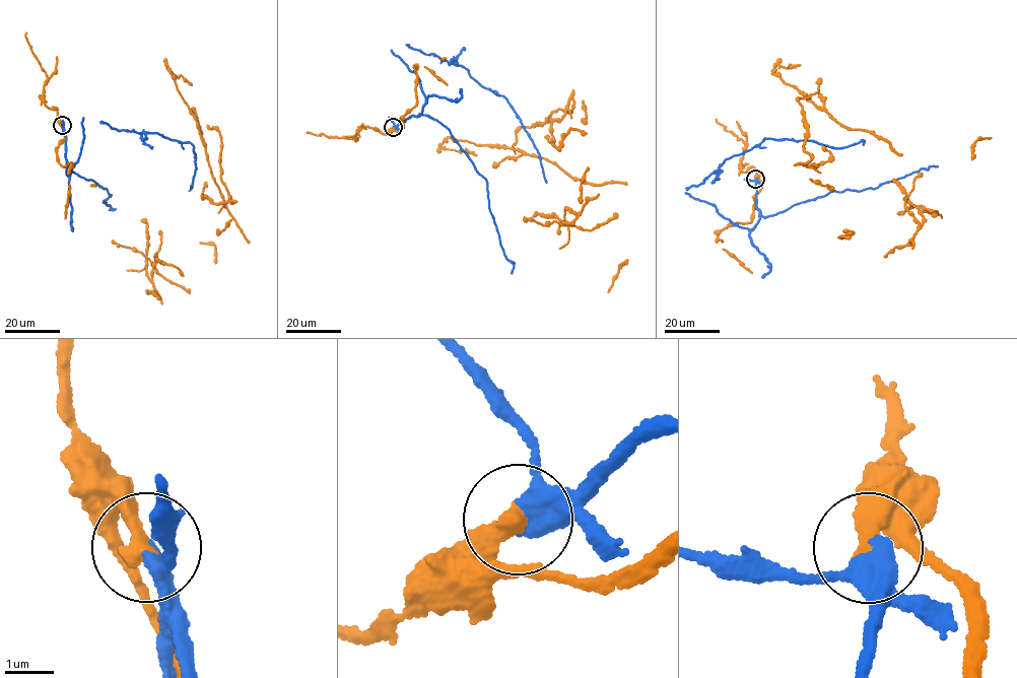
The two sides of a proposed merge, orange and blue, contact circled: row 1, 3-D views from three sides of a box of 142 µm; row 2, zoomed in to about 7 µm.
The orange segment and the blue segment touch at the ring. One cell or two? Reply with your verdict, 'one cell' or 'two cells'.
two cells

